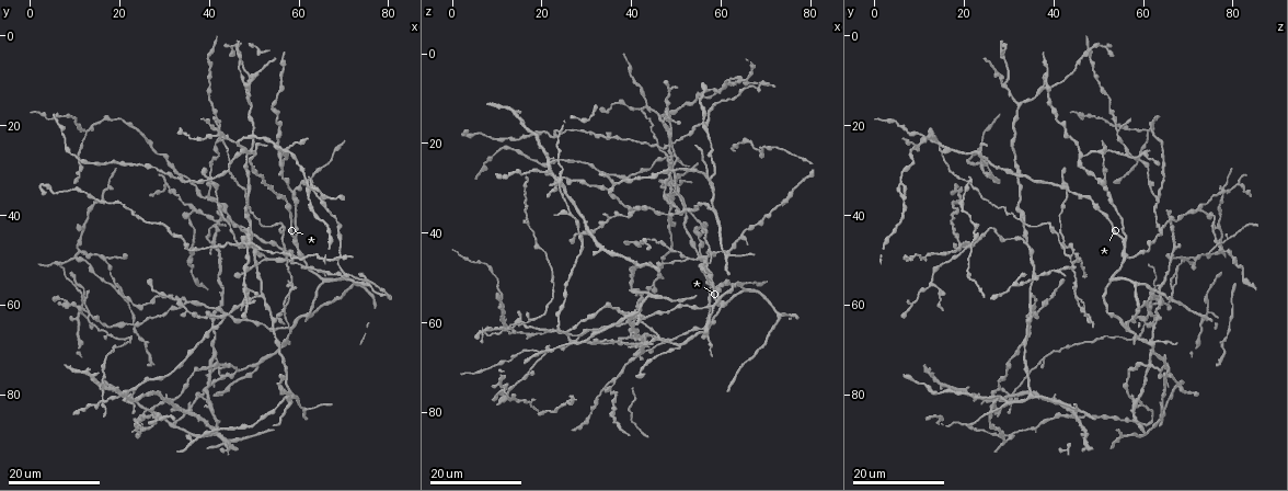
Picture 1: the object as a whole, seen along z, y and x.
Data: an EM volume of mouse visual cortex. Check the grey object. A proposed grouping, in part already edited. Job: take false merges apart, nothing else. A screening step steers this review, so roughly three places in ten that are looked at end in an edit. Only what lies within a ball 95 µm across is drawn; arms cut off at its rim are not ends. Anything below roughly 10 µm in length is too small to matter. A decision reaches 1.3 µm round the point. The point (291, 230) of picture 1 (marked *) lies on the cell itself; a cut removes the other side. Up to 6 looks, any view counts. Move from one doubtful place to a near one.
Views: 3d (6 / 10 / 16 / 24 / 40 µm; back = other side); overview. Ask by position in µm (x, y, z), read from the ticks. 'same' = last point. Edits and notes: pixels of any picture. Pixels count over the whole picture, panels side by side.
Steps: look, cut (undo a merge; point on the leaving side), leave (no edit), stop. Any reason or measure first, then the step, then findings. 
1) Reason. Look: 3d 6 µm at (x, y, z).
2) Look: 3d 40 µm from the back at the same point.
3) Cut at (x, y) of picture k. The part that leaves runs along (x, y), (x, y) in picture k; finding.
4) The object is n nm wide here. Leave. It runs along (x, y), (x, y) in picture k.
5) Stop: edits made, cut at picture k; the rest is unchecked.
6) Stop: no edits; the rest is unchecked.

Branch point. Look: 3d 24 µm at (60.0, 49.5, 56.0).

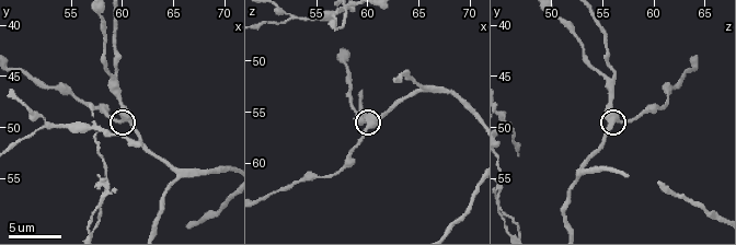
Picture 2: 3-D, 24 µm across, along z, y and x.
Look: 3d 10 µm at (60.0, 49.4, 56.2).

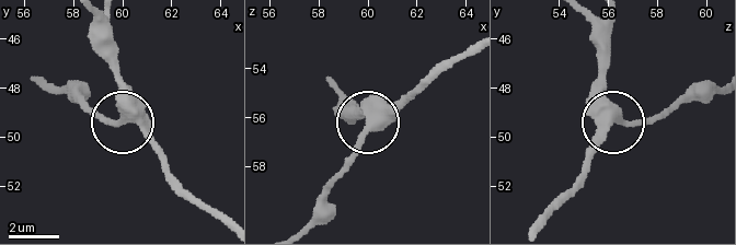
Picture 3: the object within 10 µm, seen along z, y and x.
The side arm is 96 µm long. Leave. One cell here.

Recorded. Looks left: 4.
Two arms in line, one across. Look: 3d 16 µm at (49.5, 46.0, 33.5).

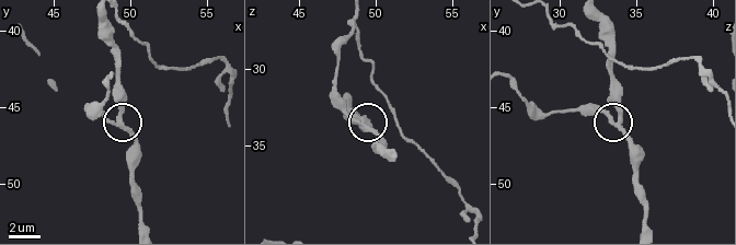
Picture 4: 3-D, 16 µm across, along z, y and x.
Closer look. Look: 3d 6 µm at (49.0, 46.0, 33.6).

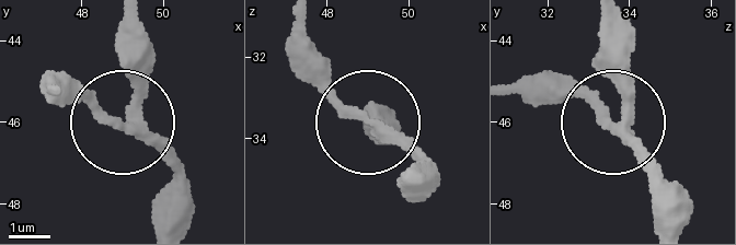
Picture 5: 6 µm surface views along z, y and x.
The object is 230 nm wide here. Leave. It runs along (123, 26), (134, 100), (123, 117), (54, 71) in picture 5; one cell here.

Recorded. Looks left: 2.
Four or more arms meet. Look: 3d 24 µm at (48.5, 47.0, 20.5).

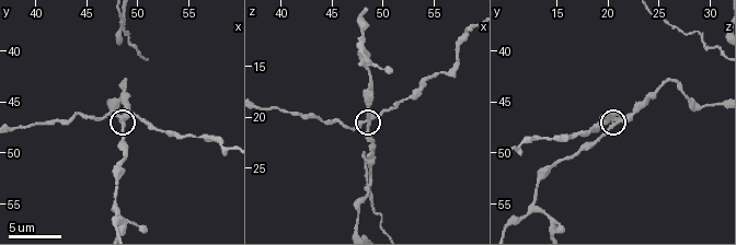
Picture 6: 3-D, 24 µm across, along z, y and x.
Look: 3d 6 µm at (48.4, 47.2, 20.2).

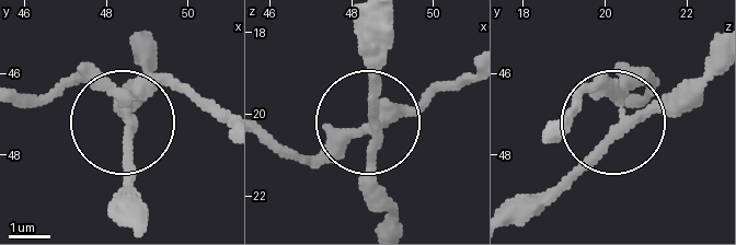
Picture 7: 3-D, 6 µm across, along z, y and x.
4 arms meet here. Cut at (82, 68) of picture 7. The part that leaves runs along (123, 109), (84, 85), (22, 92) in picture 7; a second cell is stuck on.

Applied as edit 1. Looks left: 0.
Stop: edits made, cut at picture 7; the rest is unchecked.

